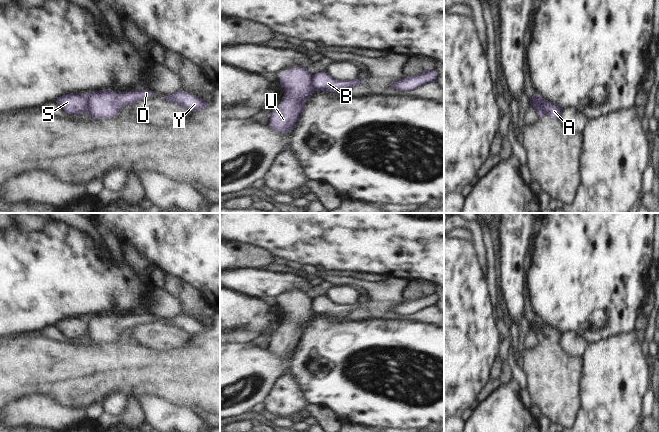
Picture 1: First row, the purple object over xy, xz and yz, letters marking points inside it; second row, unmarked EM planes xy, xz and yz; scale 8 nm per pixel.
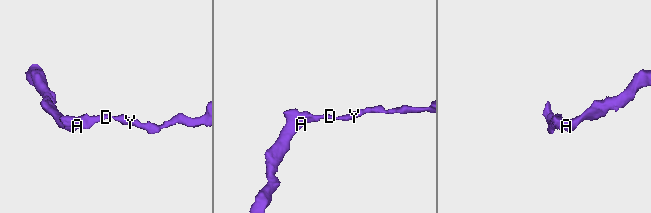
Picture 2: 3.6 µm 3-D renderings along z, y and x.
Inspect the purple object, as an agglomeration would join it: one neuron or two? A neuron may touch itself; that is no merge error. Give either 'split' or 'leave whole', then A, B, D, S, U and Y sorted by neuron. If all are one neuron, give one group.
split; groups A S U / B D Y

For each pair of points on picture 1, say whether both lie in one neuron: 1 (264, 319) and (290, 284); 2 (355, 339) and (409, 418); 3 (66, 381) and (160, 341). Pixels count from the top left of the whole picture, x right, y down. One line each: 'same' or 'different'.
1: different
2: same
3: different

